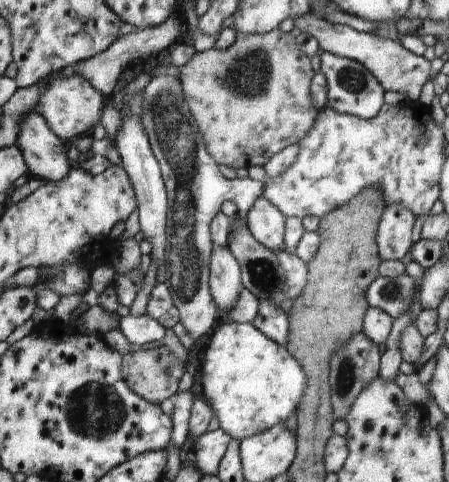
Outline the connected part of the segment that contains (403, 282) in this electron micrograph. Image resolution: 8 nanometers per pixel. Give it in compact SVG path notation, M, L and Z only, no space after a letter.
M402 274L394 279L378 278L369 286L365 297L368 299L369 308L378 308L396 319L413 303L415 292L415 280L408 274Z

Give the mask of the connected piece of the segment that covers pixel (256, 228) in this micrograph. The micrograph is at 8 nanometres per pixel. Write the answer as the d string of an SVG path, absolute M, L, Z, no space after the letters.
M261 195L245 216L246 227L257 242L272 252L284 252L287 218L276 206Z

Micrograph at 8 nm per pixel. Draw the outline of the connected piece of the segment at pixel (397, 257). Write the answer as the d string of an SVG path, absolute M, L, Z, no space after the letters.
M390 204L380 232L382 261L402 261L410 248L410 230L414 224L414 212L402 204Z

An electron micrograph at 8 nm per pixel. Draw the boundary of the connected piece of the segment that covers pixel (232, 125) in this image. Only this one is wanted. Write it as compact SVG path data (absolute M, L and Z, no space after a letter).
M280 28L272 30L265 34L246 34L246 36L238 36L226 50L218 50L218 48L212 48L205 52L197 52L180 67L180 84L182 84L182 92L184 92L184 101L186 106L190 110L196 125L198 126L199 134L204 138L206 150L208 155L218 164L226 165L228 168L239 169L239 168L250 168L252 166L252 156L258 154L258 166L262 167L262 164L266 165L270 158L281 153L282 150L286 149L290 145L297 144L306 138L310 131L317 124L318 110L316 106L310 102L310 80L312 80L314 72L312 72L312 66L310 66L310 58L301 50L300 46L296 46L294 38L290 36L290 33L284 33Z

